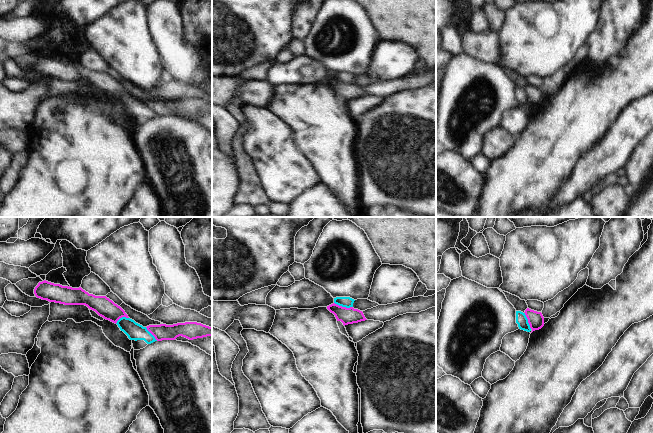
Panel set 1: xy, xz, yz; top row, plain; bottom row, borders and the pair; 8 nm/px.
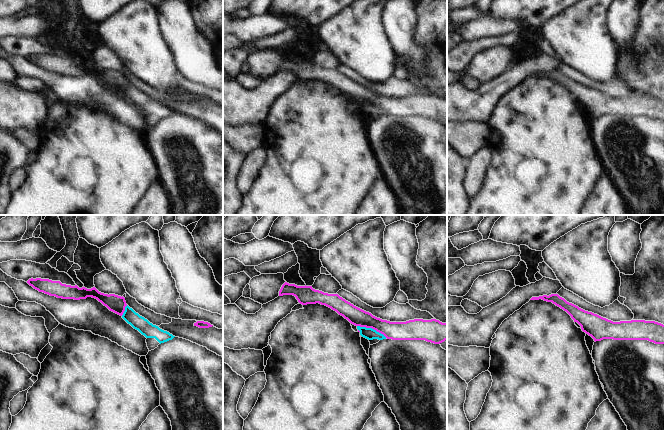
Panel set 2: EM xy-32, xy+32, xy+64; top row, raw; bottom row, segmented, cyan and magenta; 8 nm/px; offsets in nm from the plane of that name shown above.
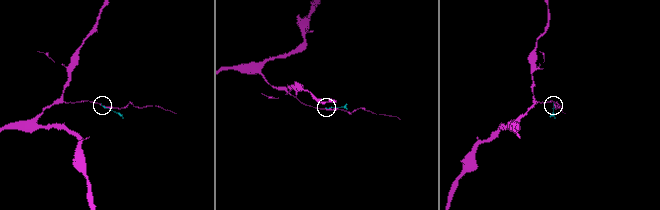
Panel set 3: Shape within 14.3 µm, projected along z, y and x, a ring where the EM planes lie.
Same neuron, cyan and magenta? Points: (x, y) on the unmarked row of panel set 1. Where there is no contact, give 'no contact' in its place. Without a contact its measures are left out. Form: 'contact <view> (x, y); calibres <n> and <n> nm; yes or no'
contact xz (343, 82); calibres 90 and 130 nm; no

